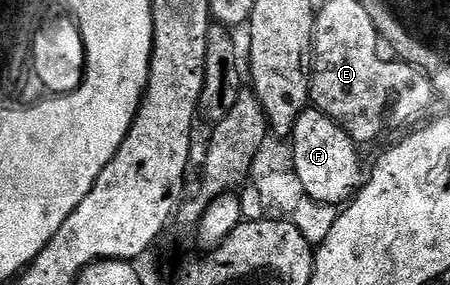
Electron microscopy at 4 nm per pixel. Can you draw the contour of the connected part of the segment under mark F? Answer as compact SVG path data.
M307 107L296 120L289 141L293 143L293 169L304 196L319 198L323 204L336 206L337 197L343 196L344 193L352 194L360 184L363 169L361 173L356 144L342 126L320 110Z

